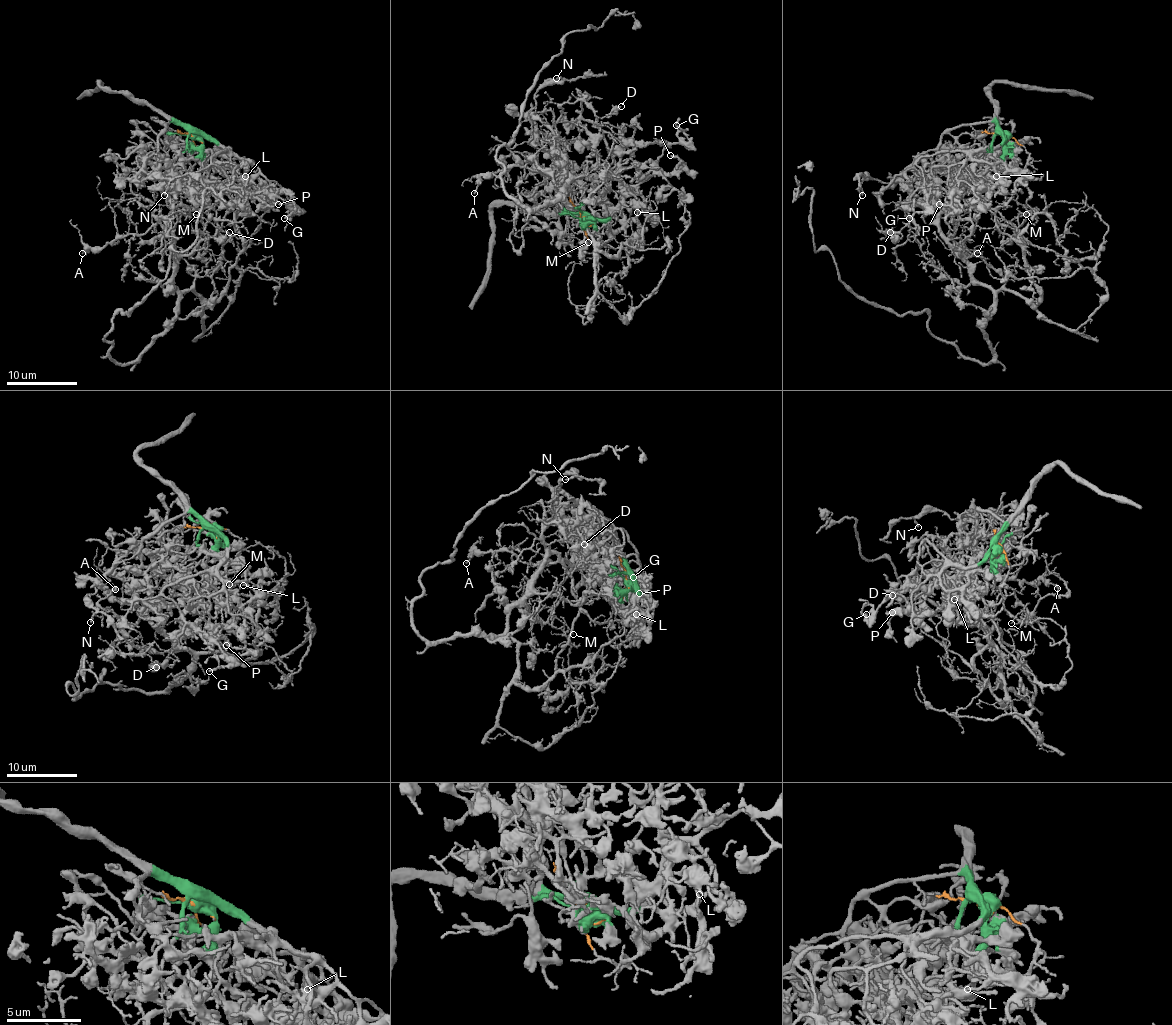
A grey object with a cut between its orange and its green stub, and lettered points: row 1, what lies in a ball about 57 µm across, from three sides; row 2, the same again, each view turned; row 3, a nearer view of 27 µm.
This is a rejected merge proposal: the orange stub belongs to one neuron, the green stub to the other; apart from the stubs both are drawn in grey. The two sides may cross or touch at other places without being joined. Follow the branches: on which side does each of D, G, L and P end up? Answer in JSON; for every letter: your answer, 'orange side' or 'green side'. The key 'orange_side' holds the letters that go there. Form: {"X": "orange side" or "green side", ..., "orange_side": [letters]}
{"D": "orange side", "G": "green side", "L": "green side", "P": "green side", "orange_side": ["D"]}

